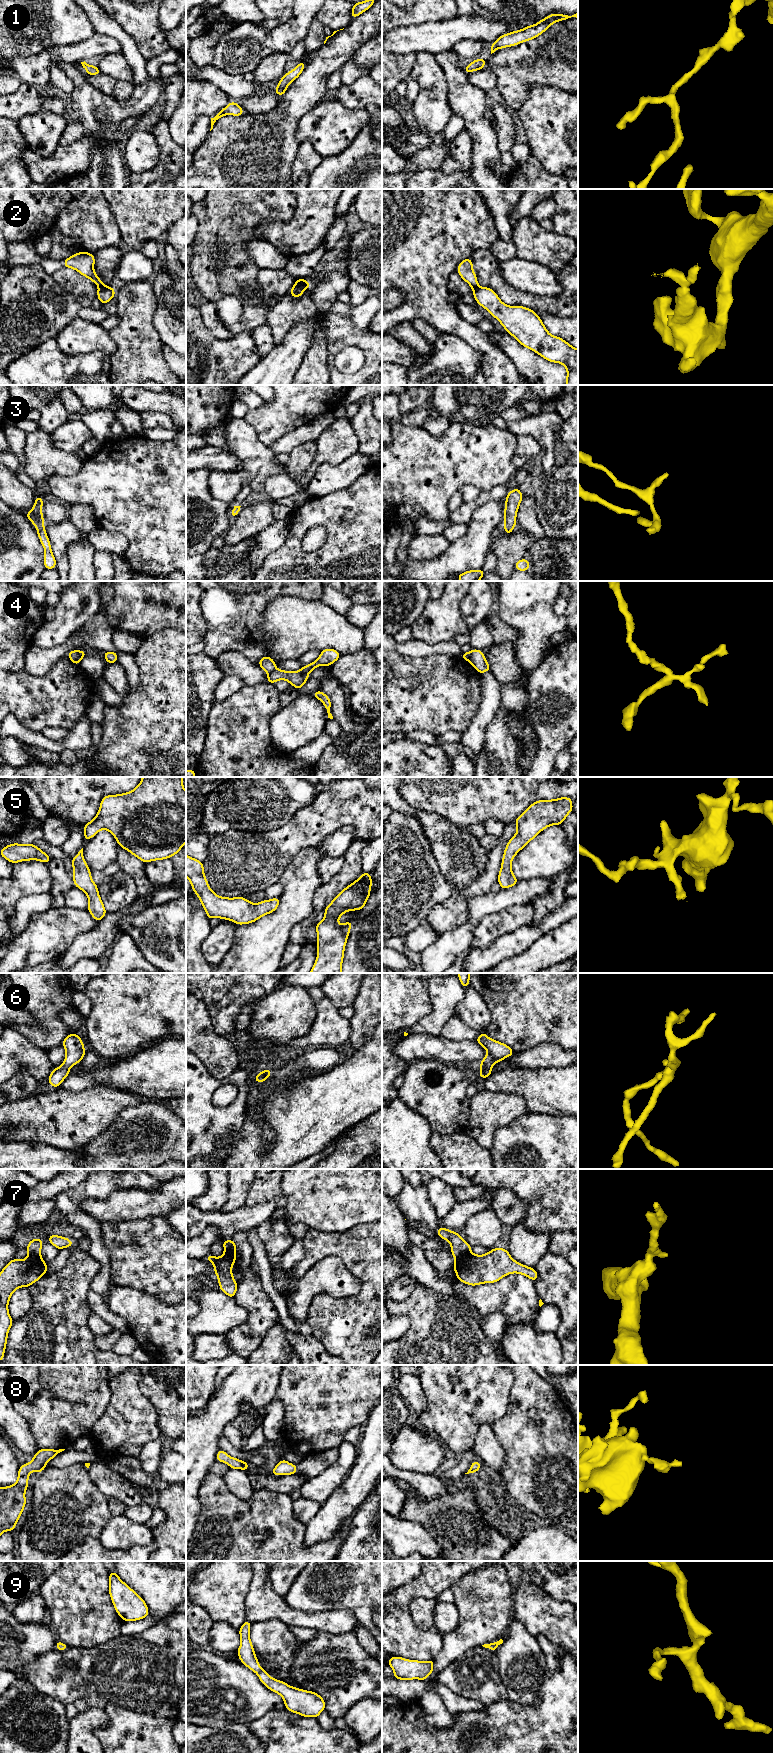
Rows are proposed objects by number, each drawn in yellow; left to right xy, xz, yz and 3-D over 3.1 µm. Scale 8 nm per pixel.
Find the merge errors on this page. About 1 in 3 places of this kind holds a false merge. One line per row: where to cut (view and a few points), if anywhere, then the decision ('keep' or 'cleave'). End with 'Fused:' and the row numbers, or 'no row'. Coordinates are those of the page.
1: cut none; keep
2: cut xy (106, 286), (99, 288); cleave
3: cut none; keep
4: cut none; keep
5: cut none; keep
6: cut none; keep
7: cut yz (470, 1252), (456, 1259); cleave
8: cut none; keep
9: cut none; keep
Fused: 2, 7

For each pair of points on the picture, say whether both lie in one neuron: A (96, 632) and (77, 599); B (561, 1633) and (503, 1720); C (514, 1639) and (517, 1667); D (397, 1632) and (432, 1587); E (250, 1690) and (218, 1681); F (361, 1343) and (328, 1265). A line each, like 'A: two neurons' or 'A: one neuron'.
A: two neurons
B: two neurons
C: one neuron
D: one neuron
E: one neuron
F: two neurons

